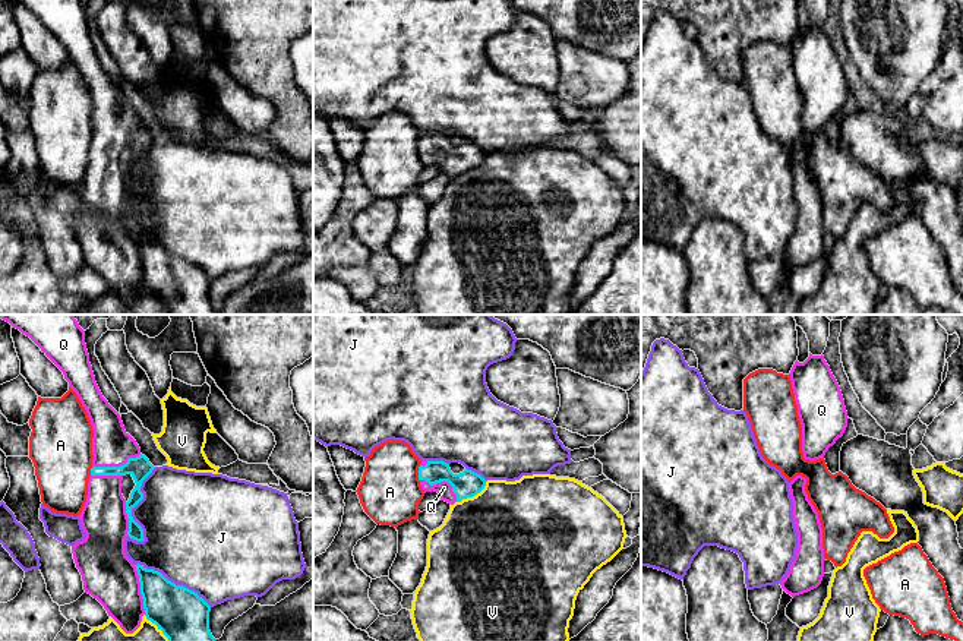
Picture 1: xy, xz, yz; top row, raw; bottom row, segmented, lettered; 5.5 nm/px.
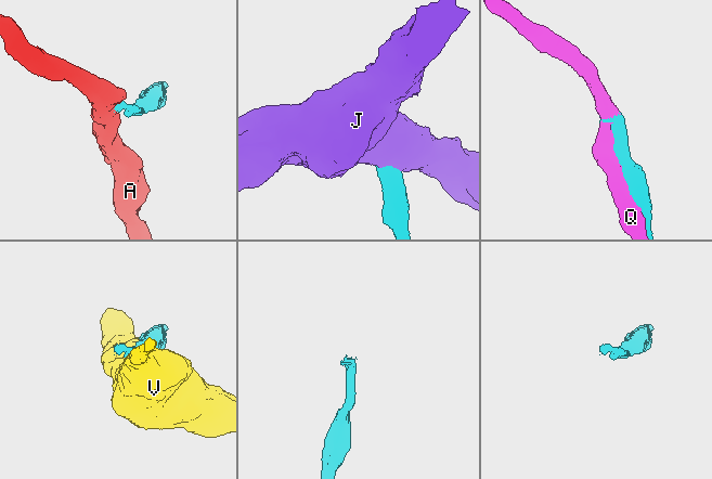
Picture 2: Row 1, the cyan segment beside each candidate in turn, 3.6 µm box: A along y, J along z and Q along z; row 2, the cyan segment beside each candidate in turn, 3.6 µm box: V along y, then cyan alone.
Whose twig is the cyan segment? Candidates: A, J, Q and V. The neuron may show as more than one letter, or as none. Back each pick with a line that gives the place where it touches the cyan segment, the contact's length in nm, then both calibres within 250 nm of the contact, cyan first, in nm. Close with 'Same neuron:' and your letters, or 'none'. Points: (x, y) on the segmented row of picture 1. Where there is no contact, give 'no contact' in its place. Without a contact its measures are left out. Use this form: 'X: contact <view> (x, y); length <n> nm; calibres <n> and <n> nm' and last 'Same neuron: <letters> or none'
Q: contact xy (116, 467); length 280 nm; calibres 120 and 220 nm
Same neuron: Q

